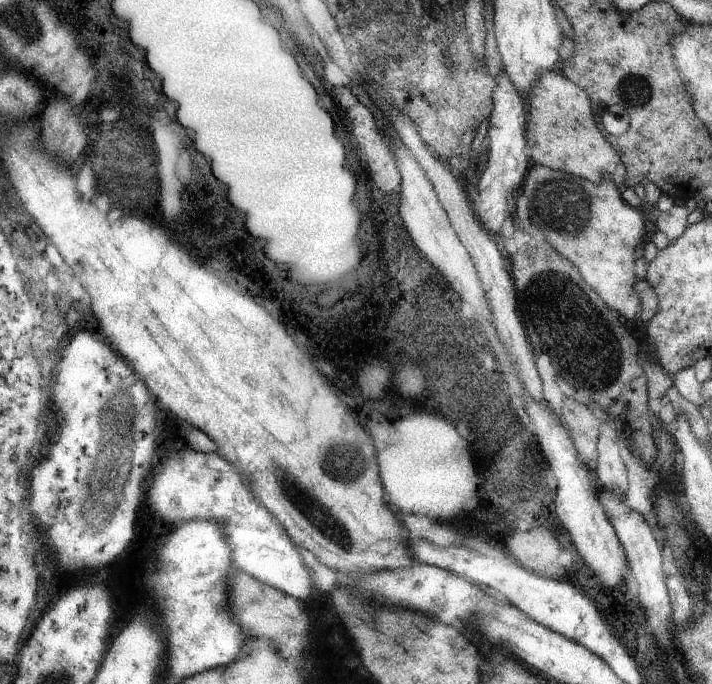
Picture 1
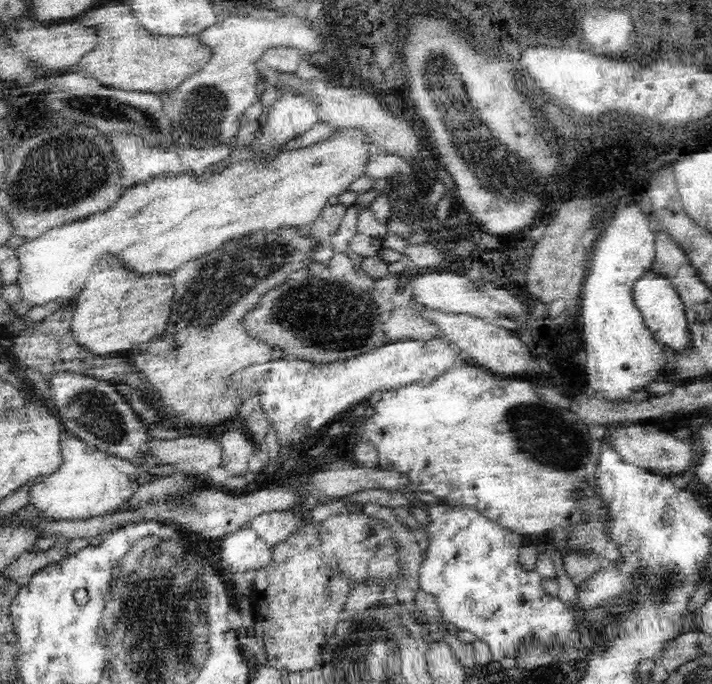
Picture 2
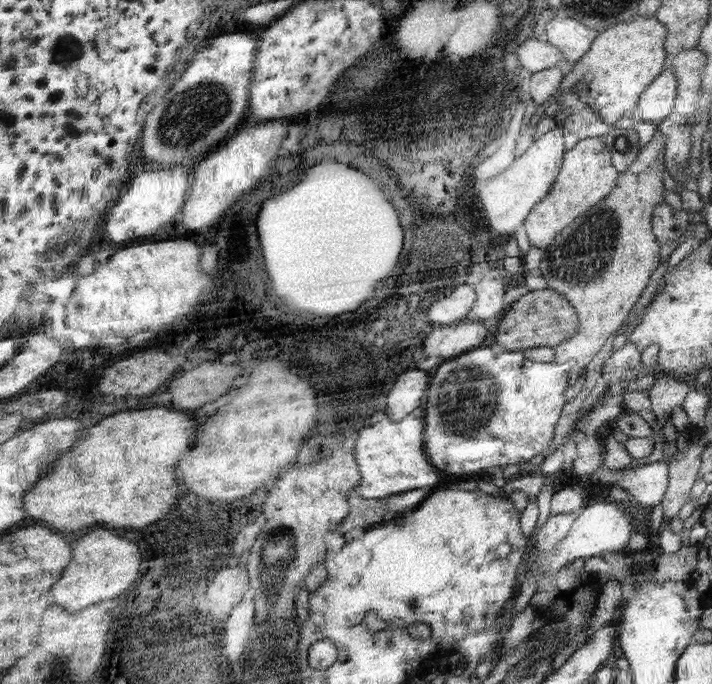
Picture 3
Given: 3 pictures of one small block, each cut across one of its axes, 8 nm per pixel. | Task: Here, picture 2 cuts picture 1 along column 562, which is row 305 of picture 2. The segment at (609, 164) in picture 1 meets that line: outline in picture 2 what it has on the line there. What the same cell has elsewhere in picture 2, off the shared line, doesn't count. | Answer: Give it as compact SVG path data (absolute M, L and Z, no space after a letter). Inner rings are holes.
M104 258L94 266L92 276L72 302L70 338L78 348L96 356L126 354L130 350L140 350L140 354L144 354L166 330L172 314L172 294L170 276L134 276L126 272L118 260Z

